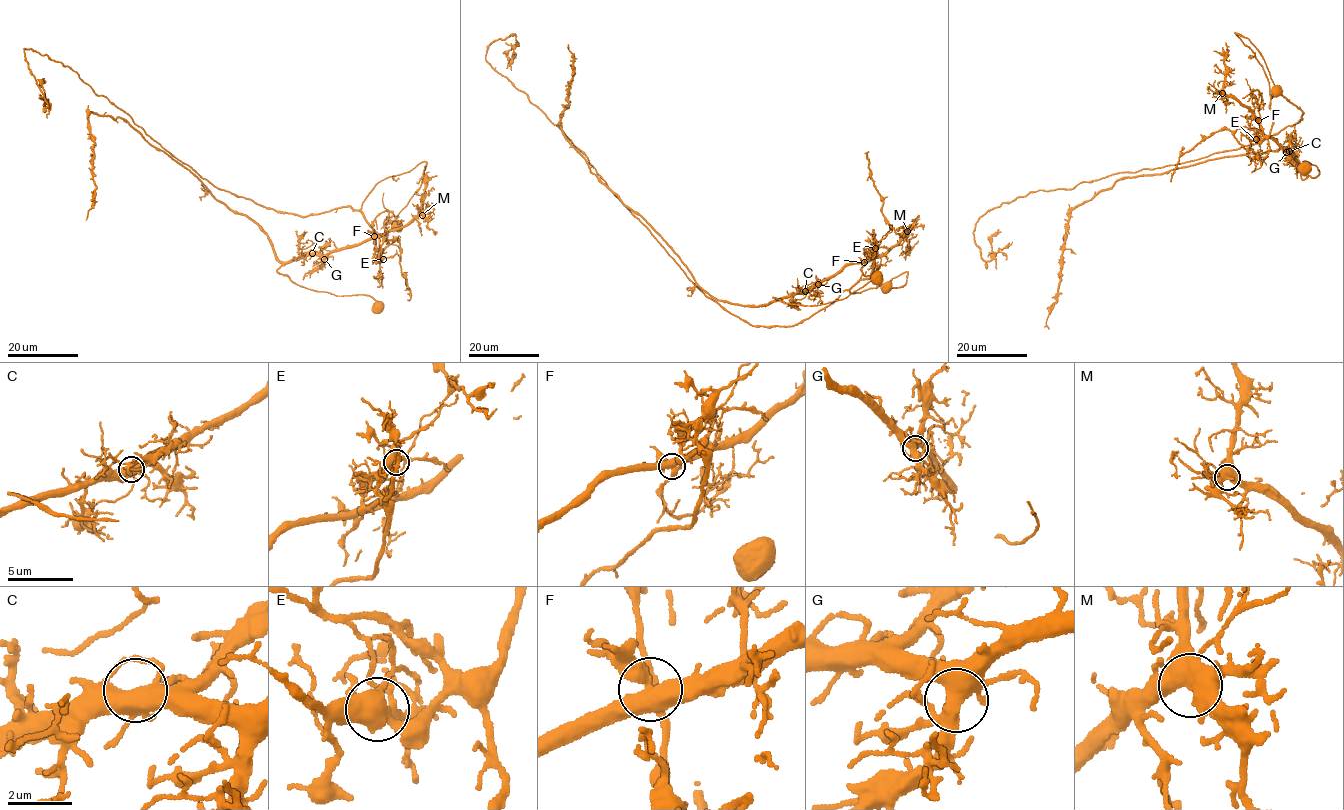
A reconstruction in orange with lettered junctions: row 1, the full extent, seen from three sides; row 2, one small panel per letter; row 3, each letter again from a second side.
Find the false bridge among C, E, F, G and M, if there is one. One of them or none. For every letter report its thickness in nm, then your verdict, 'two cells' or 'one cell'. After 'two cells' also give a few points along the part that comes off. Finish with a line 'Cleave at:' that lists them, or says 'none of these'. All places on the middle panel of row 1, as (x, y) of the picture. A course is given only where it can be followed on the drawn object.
C: 500 nm thick; one cell
E: 500 nm thick; one cell
F: 500 nm thick; two cells; foreign part runs (864, 263), (869, 279), (794, 325), (750, 325), (699, 289), (491, 66), (487, 48), (512, 33), (509, 65)
G: 480 nm thick; one cell
M: 500 nm thick; one cell
Cleave at: F

